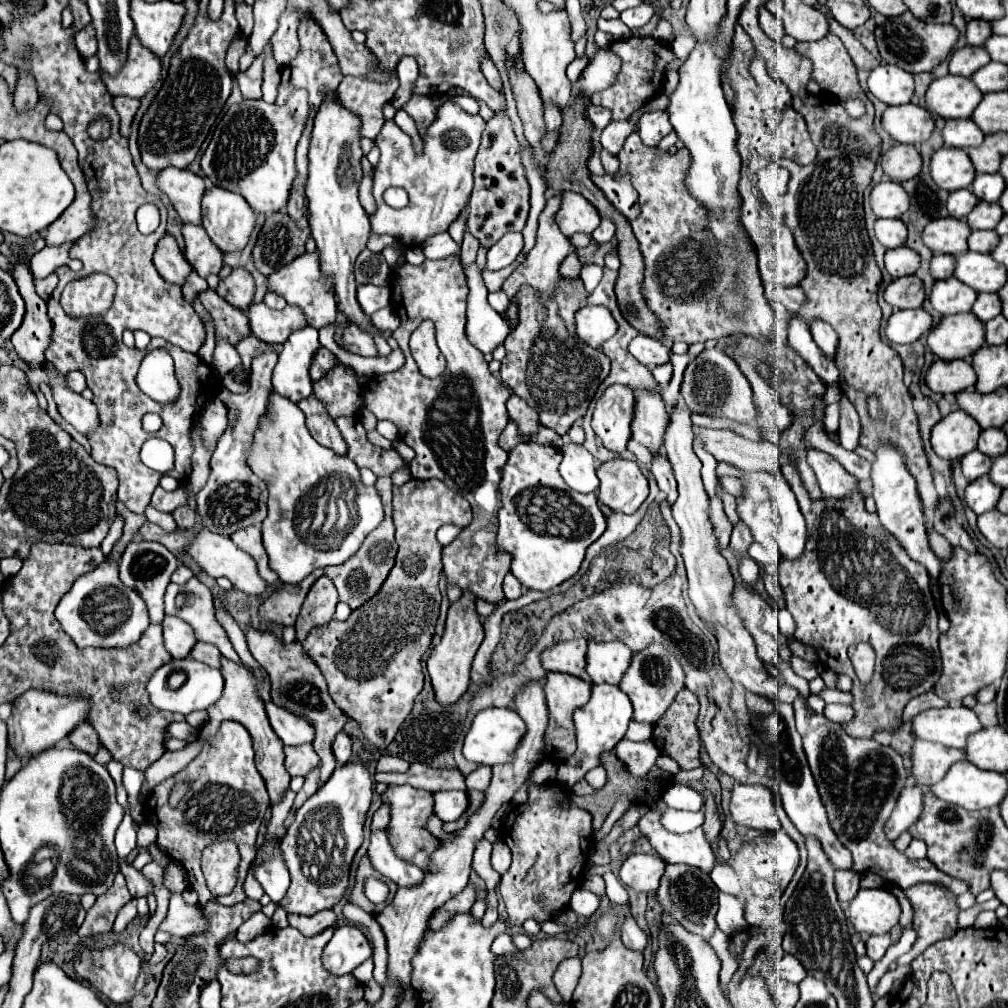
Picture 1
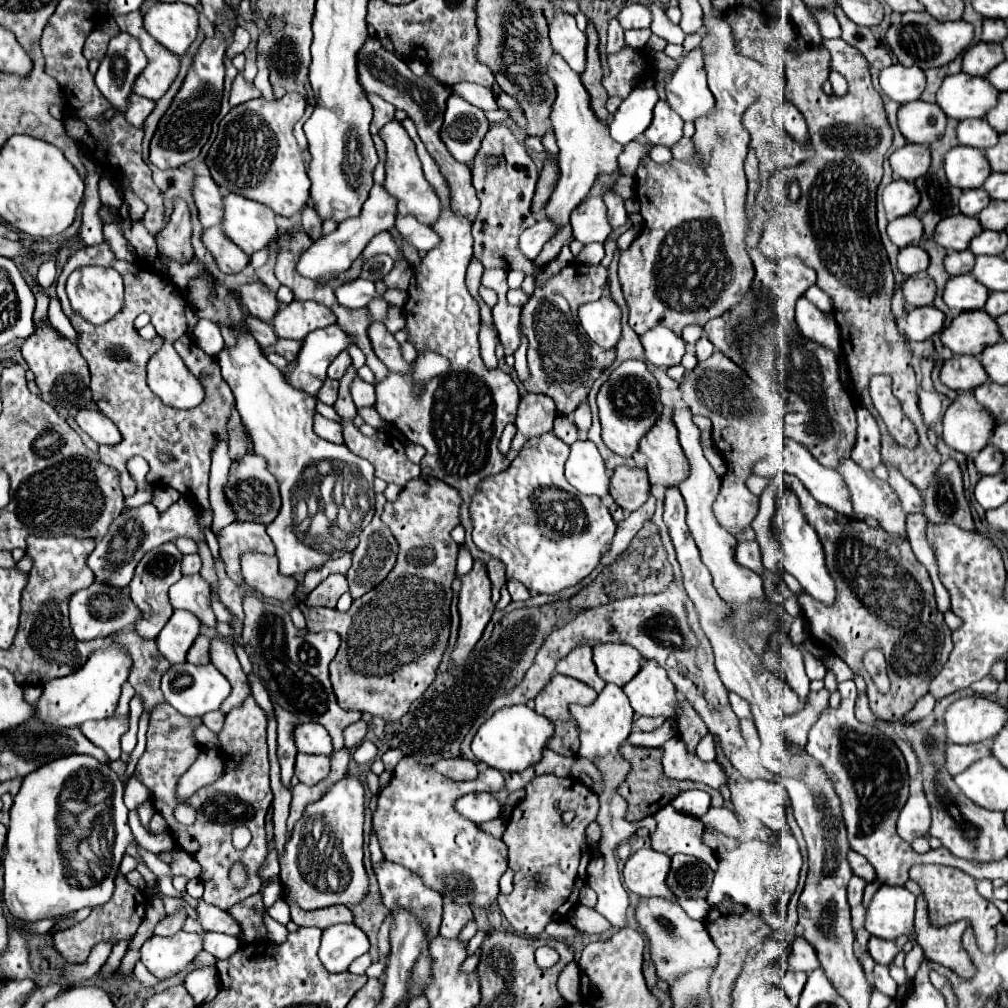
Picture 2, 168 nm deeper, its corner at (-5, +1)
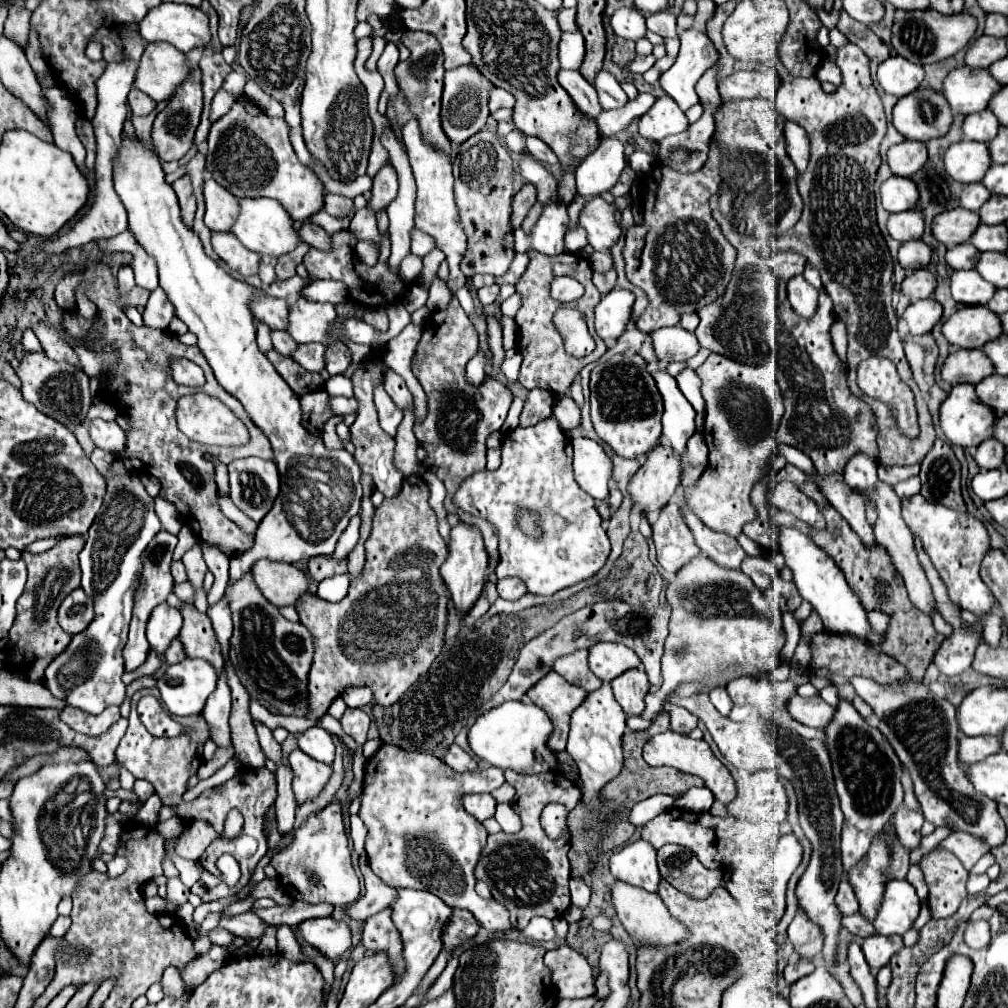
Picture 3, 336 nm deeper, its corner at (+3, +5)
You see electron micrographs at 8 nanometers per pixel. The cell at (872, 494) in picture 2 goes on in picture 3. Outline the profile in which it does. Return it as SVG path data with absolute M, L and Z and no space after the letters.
M879 481L875 485L875 489L869 491L869 497L867 501L871 505L877 507L877 513L879 513L879 519L875 523L875 537L877 537L877 543L887 551L887 555L891 555L891 563L895 565L897 573L903 577L905 581L905 587L907 587L907 593L909 593L909 599L915 607L919 607L921 611L927 611L929 617L933 617L935 613L935 597L933 597L933 589L925 577L925 571L917 559L917 553L915 553L915 547L913 547L913 535L909 531L909 527L903 523L903 517L901 517L901 501L897 497L897 493L893 491L891 485Z

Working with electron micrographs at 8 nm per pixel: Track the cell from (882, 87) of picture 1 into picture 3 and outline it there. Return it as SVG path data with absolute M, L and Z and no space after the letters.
M901 55L885 59L885 63L881 63L877 71L879 85L887 93L897 95L897 97L905 97L913 93L921 85L923 77L925 77L923 67L917 63L911 63L909 59Z

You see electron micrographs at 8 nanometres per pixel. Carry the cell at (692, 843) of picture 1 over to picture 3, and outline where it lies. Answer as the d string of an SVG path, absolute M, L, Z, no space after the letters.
M673 807L673 809L663 811L655 819L651 819L649 823L645 823L643 829L641 829L641 837L645 841L649 841L655 849L659 849L659 847L663 847L667 843L675 843L675 845L689 847L707 869L713 869L715 867L713 865L715 863L715 855L717 855L717 835L715 835L715 827L717 827L719 821L721 821L721 817L715 817L711 813L697 815L693 811L681 811L681 809Z

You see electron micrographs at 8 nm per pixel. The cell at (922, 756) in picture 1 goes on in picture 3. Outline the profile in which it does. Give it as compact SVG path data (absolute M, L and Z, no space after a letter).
M961 737L959 739L959 761L979 763L989 755L1001 751L999 737Z

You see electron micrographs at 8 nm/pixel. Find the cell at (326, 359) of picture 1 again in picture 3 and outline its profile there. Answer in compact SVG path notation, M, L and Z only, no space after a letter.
M341 341L331 343L327 347L327 353L325 353L325 369L331 375L339 375L349 365L351 365L351 351L349 351L349 347L345 343L341 343Z

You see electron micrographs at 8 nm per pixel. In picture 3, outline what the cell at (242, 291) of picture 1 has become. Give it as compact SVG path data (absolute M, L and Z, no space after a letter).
M259 297L251 303L255 319L267 323L271 329L285 331L289 325L287 315L289 315L289 303L287 299L275 299L275 297Z

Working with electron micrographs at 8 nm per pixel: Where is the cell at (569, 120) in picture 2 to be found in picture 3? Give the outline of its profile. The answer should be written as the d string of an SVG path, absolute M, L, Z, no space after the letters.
M559 71L559 83L565 87L565 91L571 95L579 111L583 111L589 119L595 119L603 109L597 101L597 93L593 85L579 73L579 71Z

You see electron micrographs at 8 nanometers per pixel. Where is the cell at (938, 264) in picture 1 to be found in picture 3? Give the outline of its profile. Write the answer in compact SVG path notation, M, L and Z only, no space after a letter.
M963 243L963 245L951 247L945 259L951 269L975 269L979 255L981 253L977 251L977 247L973 247L971 243Z

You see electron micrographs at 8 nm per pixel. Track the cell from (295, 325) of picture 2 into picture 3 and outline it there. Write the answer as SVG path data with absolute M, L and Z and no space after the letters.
M299 297L289 309L289 335L297 343L325 343L335 319L335 305L315 303Z

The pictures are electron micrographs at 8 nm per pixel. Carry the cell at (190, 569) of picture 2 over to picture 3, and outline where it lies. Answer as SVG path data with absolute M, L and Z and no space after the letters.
M183 525L183 529L179 531L179 535L177 535L177 539L179 539L179 543L177 543L177 547L175 547L175 553L173 553L173 559L175 561L179 561L195 543L197 543L197 539L195 539L195 535L193 535L193 531L187 527L187 525Z

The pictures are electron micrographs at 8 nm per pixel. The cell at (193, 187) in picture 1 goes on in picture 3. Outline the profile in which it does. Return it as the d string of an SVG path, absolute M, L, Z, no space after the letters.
M207 179L205 181L205 225L211 231L231 231L235 219L237 219L237 211L239 211L239 199L235 195L231 195L229 191L225 191L219 183L215 183L215 179Z

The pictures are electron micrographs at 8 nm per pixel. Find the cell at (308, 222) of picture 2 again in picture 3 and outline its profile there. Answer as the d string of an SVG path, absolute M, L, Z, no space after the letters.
M303 223L303 227L301 227L301 237L303 237L303 241L305 241L307 245L311 245L311 247L315 247L315 249L321 249L321 251L329 251L331 235L329 235L323 227L319 227L319 225L315 225L315 223Z

